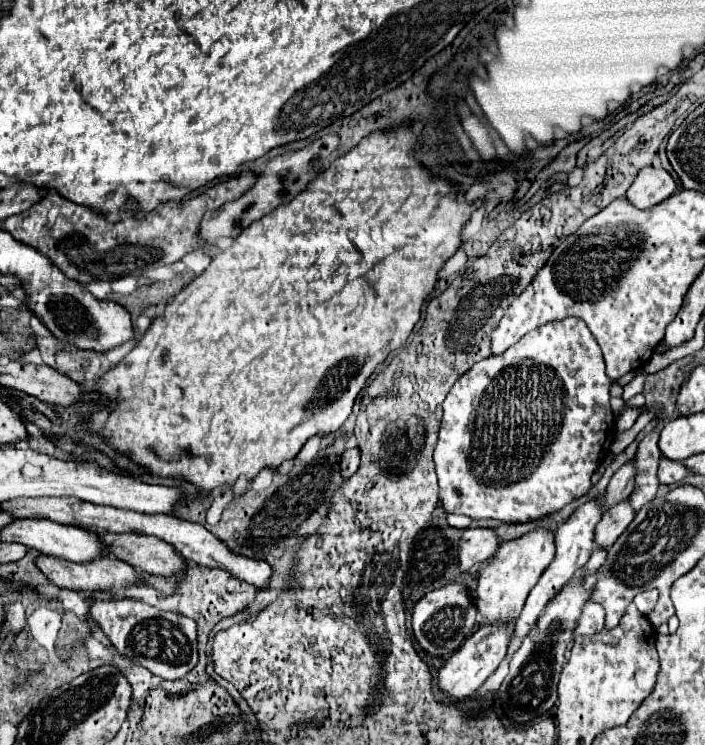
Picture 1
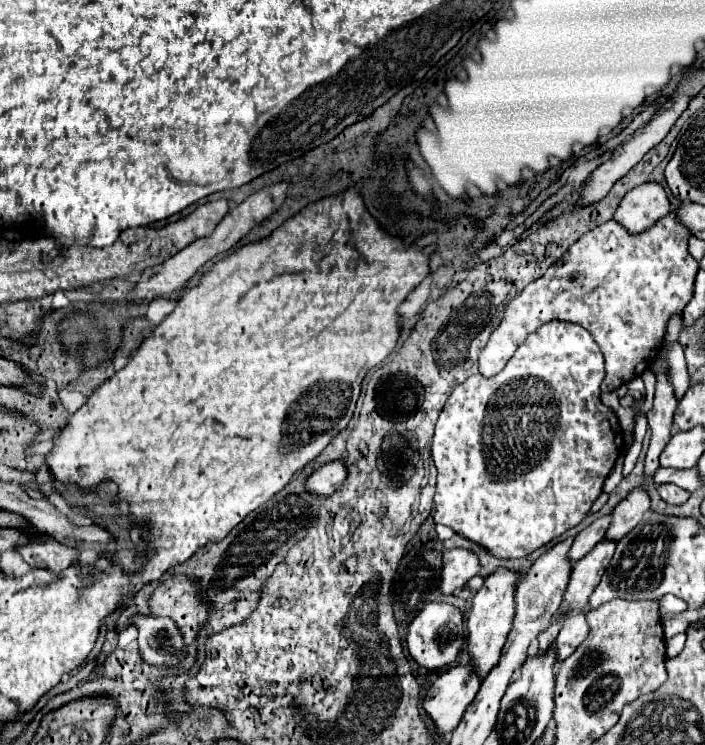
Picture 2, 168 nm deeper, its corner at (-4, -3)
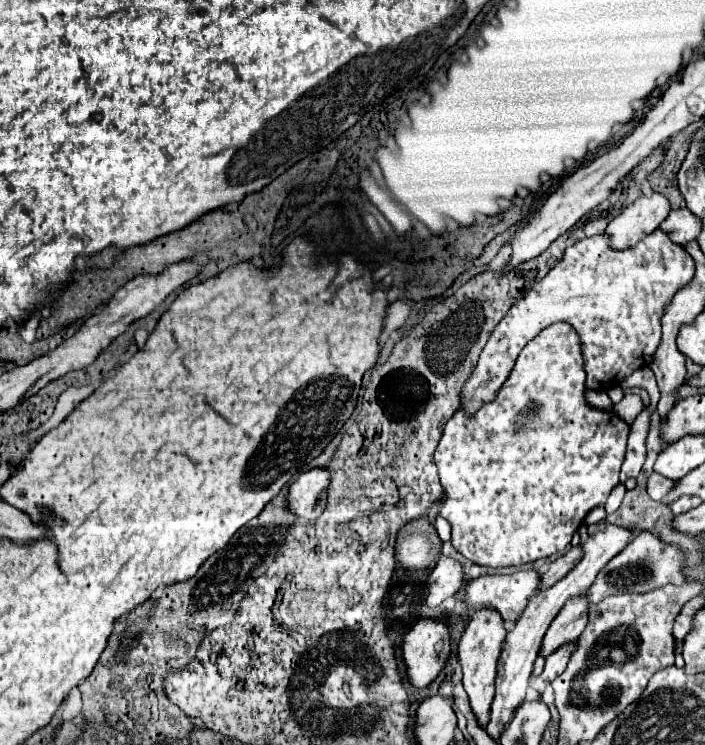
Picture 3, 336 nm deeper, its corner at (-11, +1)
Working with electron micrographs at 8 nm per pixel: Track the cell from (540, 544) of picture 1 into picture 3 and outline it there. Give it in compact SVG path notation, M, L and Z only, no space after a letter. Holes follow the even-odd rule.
M480 608L470 618L470 622L458 642L458 660L462 664L462 674L464 674L462 684L464 684L464 690L468 692L470 706L476 712L480 726L486 726L488 718L490 718L490 704L494 700L496 668L498 668L500 652L504 648L506 634L508 634L508 630L504 626L504 620L500 620L498 612L494 608Z

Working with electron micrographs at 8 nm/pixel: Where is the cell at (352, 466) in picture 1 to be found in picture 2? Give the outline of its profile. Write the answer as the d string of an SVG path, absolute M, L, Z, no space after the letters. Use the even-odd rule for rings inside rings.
M327 462L319 466L307 480L305 480L305 492L313 496L331 496L345 480L347 470L341 462Z

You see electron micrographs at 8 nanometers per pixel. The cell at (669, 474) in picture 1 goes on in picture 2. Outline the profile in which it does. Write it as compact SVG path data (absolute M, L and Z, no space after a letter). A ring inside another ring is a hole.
M661 484L659 490L659 496L661 500L665 500L667 504L673 504L673 506L679 506L679 504L685 504L689 500L689 492L685 492L683 488L677 488L675 484Z

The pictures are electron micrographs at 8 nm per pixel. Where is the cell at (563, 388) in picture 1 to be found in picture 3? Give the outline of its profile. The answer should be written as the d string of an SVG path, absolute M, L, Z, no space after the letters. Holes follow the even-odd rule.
M556 322L548 328L544 328L532 342L528 342L528 346L524 346L524 350L520 352L520 356L516 360L516 366L510 372L504 388L500 388L500 392L494 396L492 402L482 404L472 416L464 414L464 404L460 404L458 412L454 412L452 418L448 420L448 424L444 426L444 432L442 432L442 438L438 442L434 460L436 460L436 466L440 470L440 484L442 484L444 494L446 494L444 504L440 508L440 516L446 518L452 526L452 544L454 544L454 548L458 552L462 552L468 560L472 560L476 564L482 564L482 566L492 566L492 568L520 566L520 564L526 564L526 562L562 552L570 544L574 532L580 528L586 514L592 508L602 506L606 502L610 490L618 484L618 472L620 472L620 466L624 462L628 432L630 432L630 426L622 418L618 418L612 412L598 410L598 408L588 404L588 400L586 400L584 356L580 352L580 336L576 336L576 330L570 324L564 324L564 322Z

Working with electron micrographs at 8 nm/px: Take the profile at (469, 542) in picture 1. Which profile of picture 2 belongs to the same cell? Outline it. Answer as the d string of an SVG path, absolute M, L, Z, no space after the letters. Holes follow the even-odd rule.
M465 548L443 550L443 570L439 590L443 594L453 594L461 590L477 572L481 564L479 558Z

